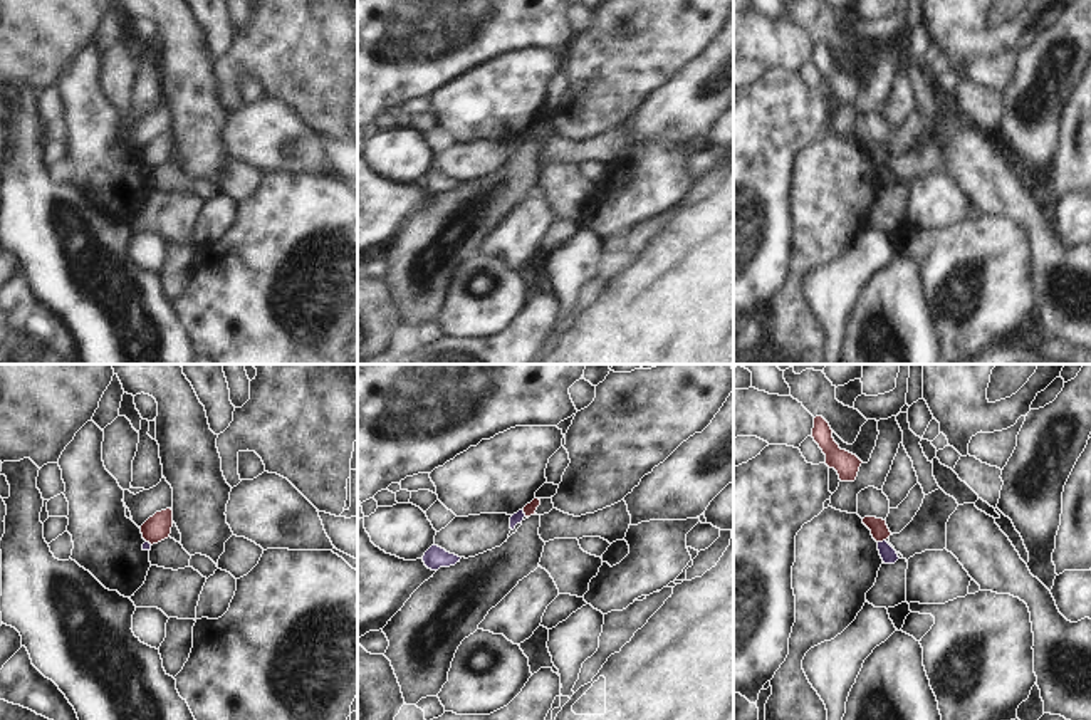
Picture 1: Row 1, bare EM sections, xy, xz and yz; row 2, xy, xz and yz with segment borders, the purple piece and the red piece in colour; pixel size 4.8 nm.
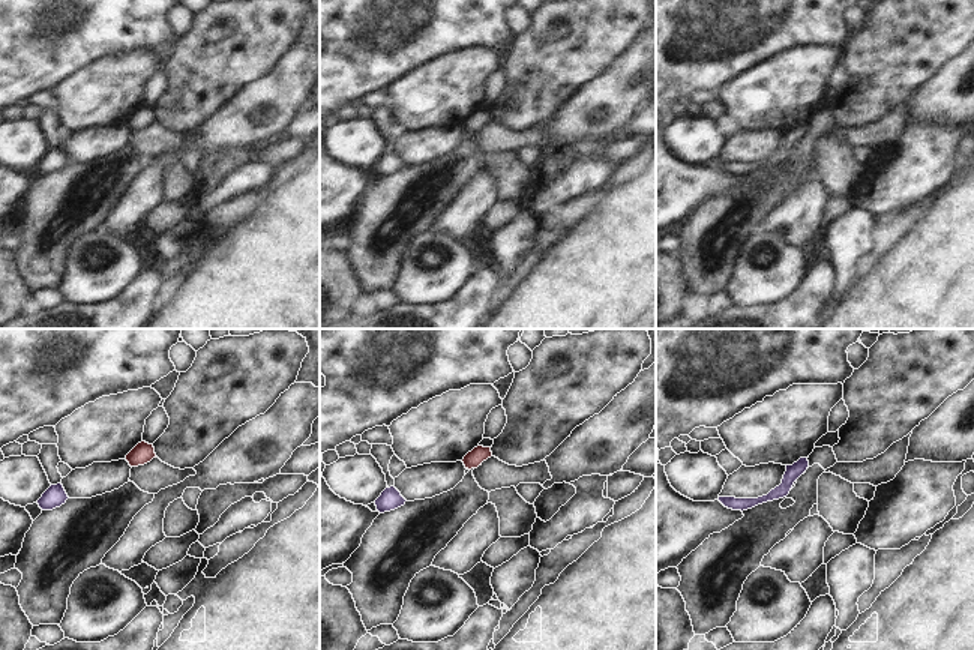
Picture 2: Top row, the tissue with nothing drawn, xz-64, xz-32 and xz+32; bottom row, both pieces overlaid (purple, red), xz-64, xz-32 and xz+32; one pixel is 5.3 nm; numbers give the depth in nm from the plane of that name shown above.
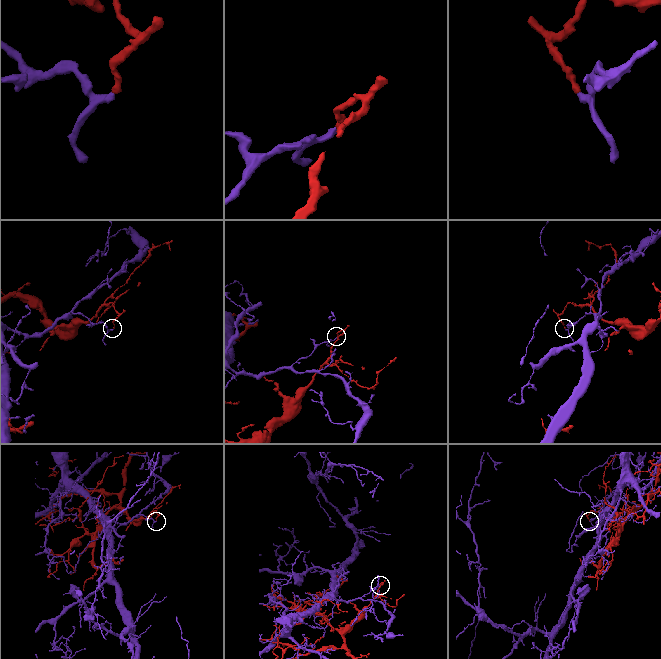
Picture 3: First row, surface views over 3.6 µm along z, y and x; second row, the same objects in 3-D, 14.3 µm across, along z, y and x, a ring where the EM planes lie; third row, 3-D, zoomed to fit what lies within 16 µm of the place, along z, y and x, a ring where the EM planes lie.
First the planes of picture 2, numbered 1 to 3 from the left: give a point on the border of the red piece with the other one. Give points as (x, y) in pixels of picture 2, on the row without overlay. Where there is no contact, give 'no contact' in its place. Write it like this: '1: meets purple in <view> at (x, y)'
1: no contact
2: no contact
3: no contact

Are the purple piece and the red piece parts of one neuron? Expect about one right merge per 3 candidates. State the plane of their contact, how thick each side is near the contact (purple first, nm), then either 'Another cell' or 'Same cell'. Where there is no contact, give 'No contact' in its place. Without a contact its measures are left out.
Touches purple in yz. Thickness 80 nm (purple) against 90 nm. Another cell.

